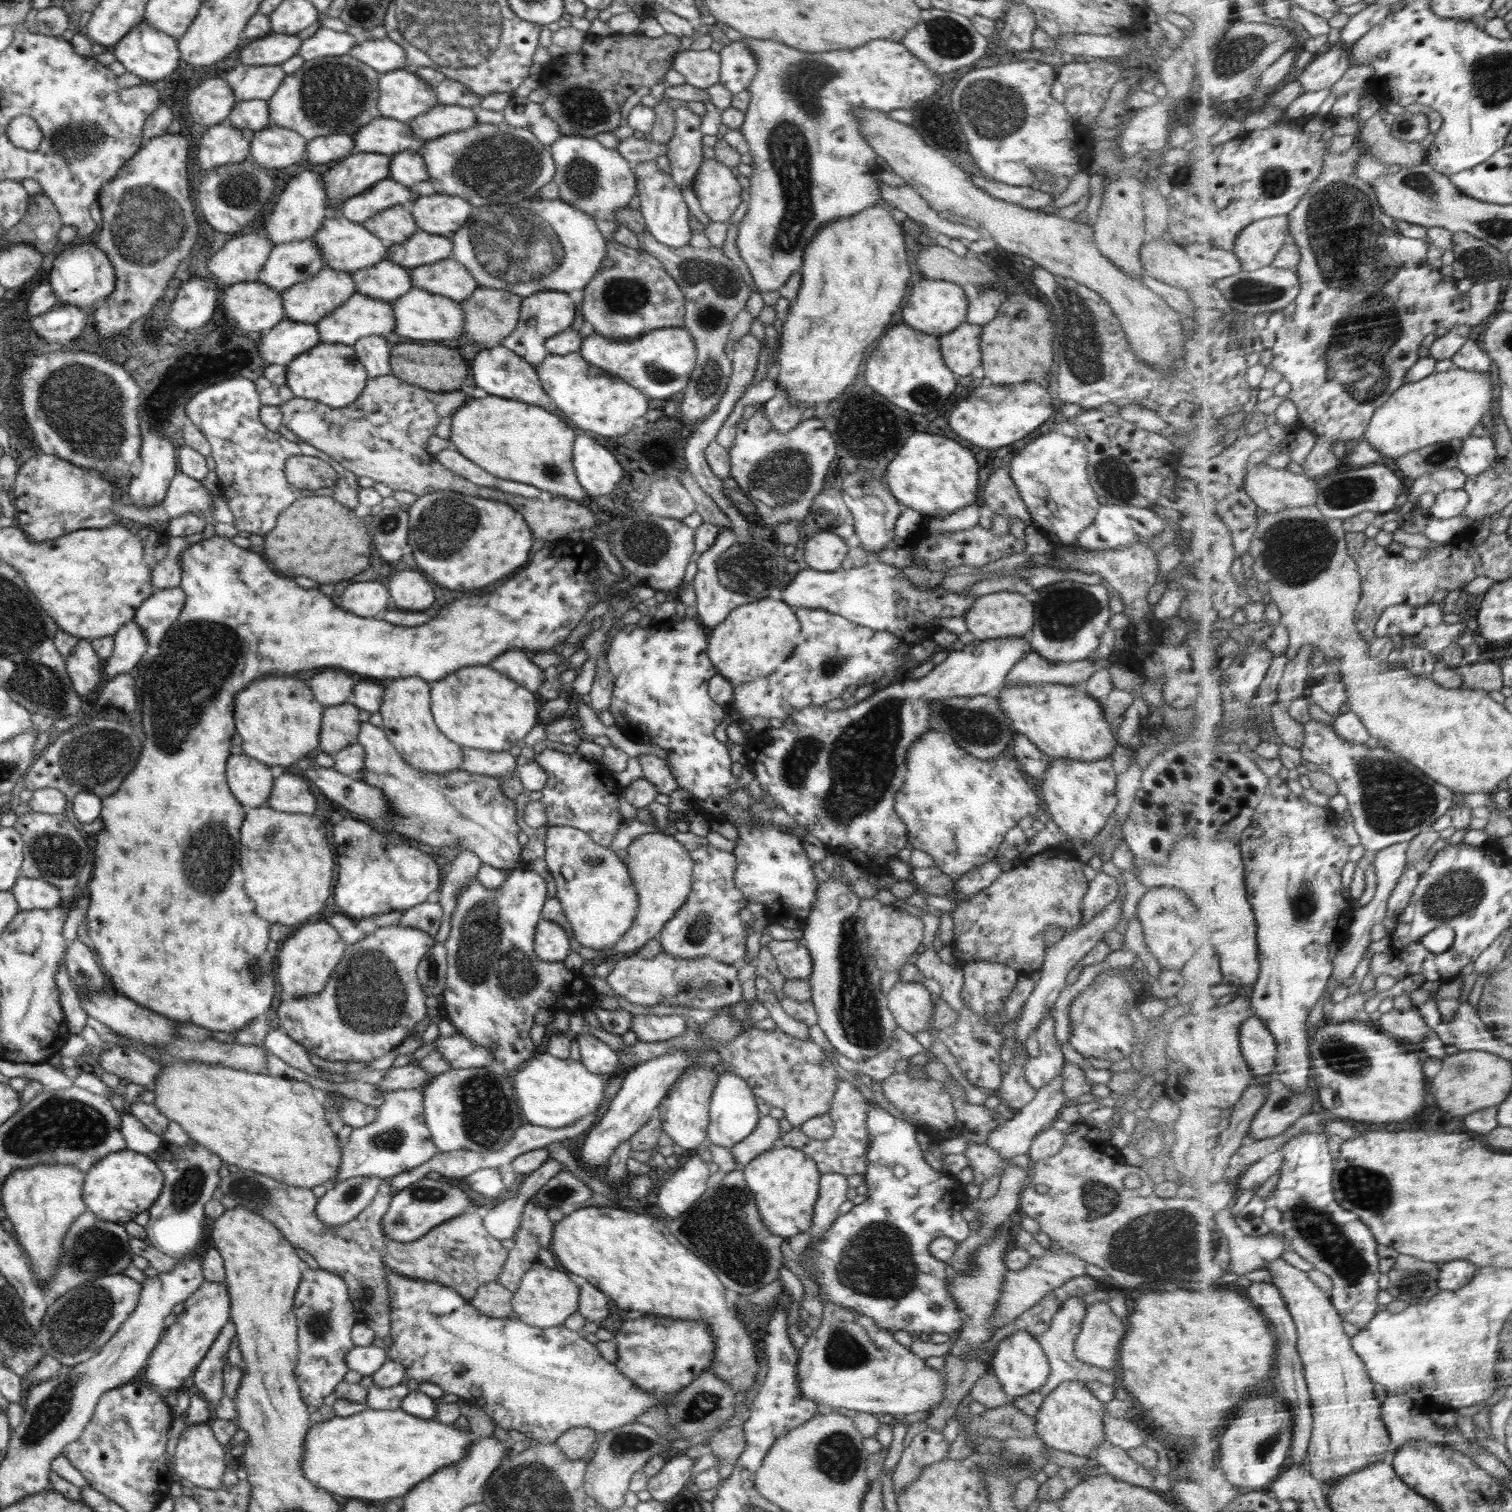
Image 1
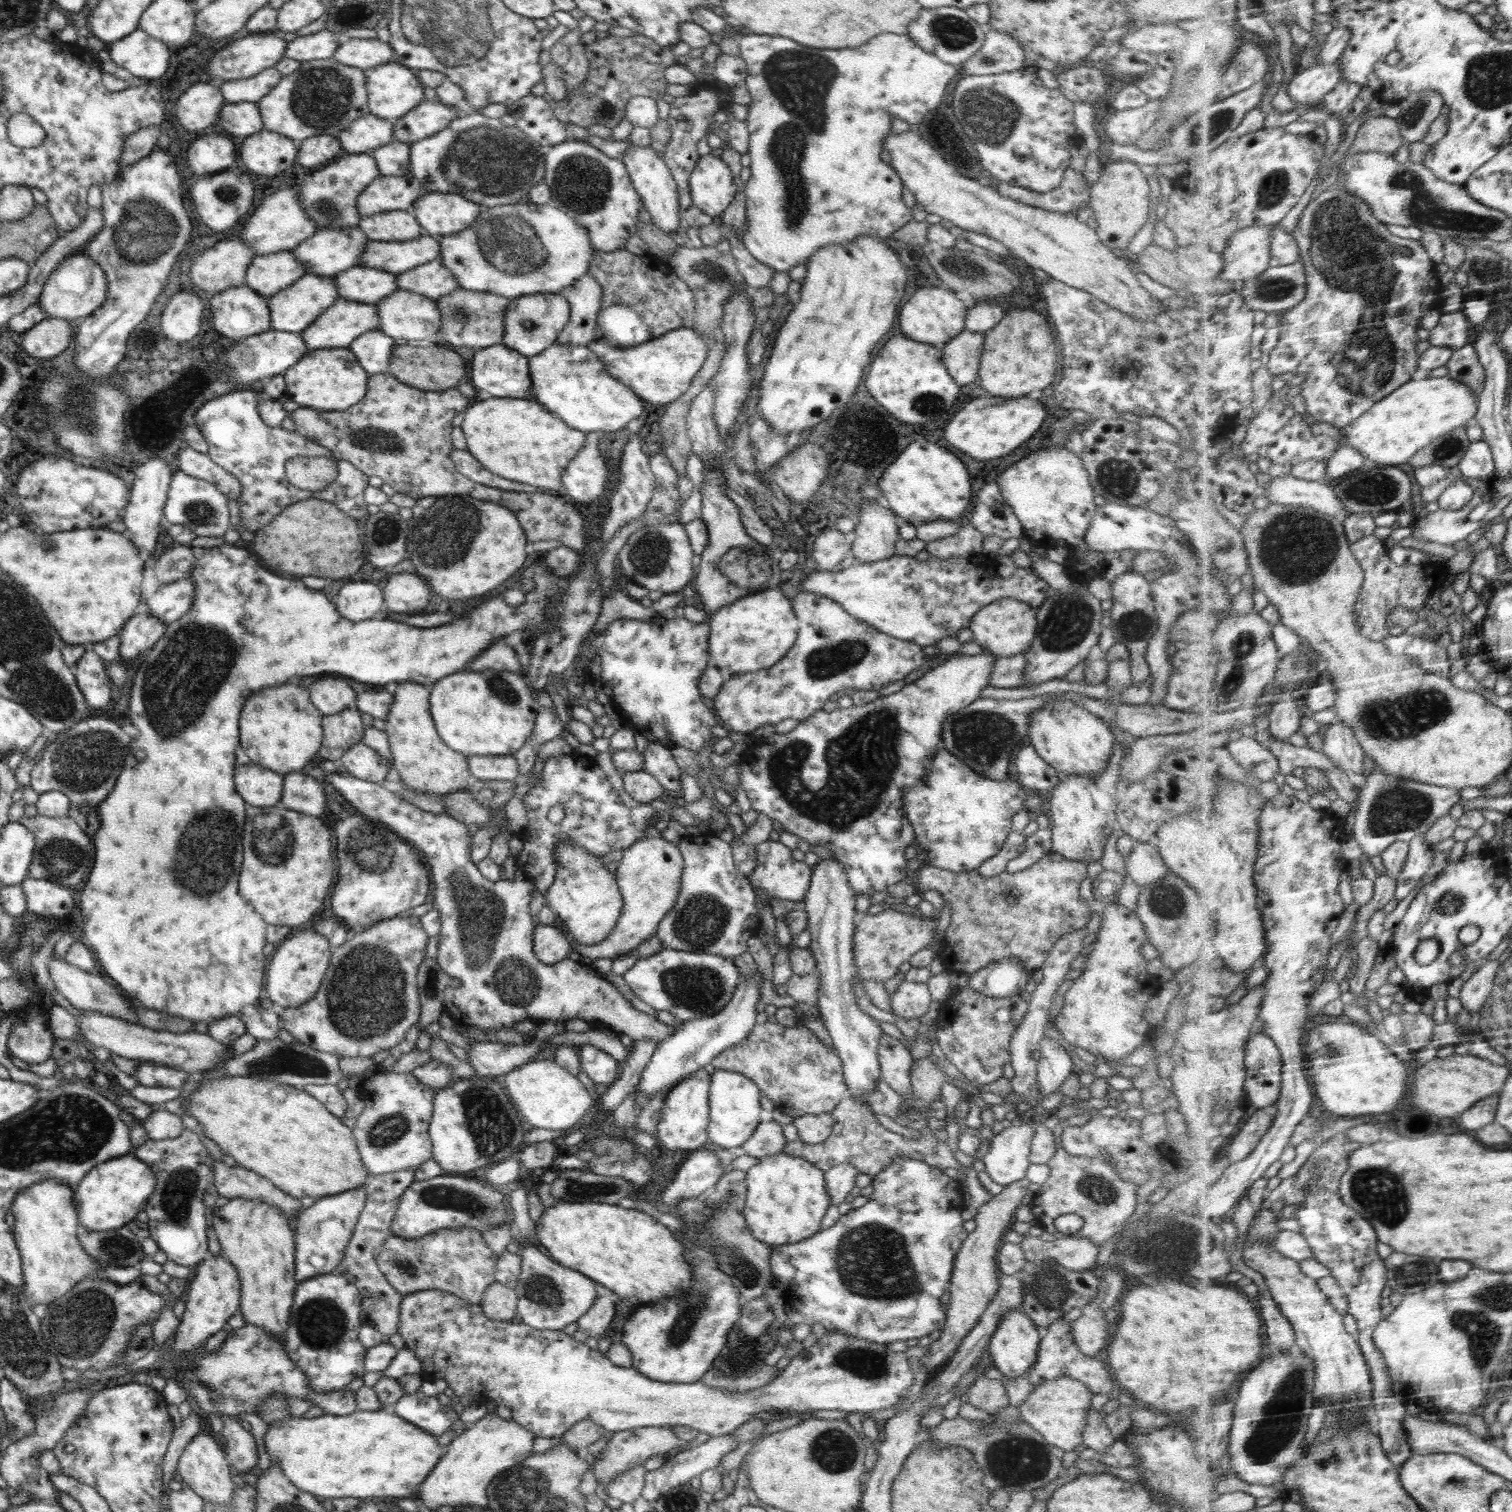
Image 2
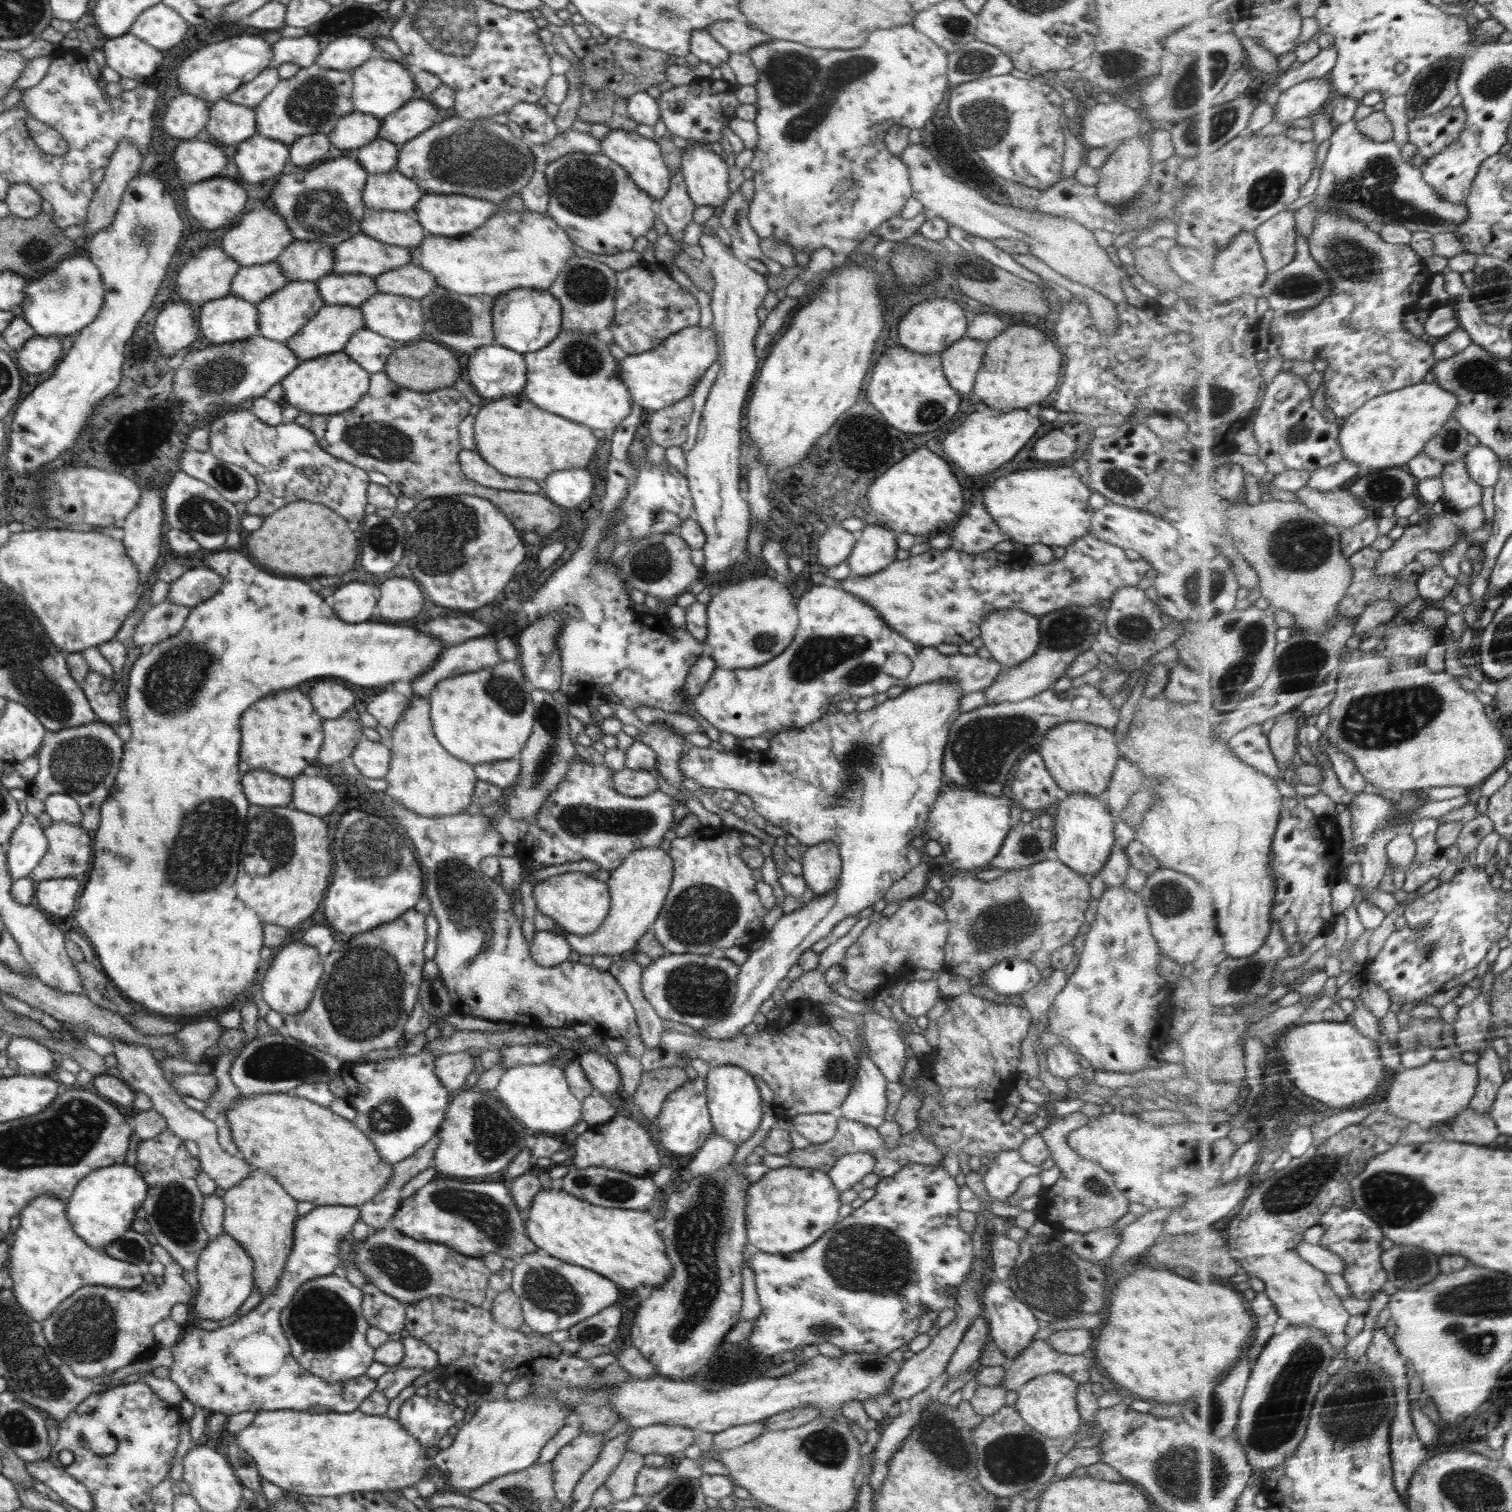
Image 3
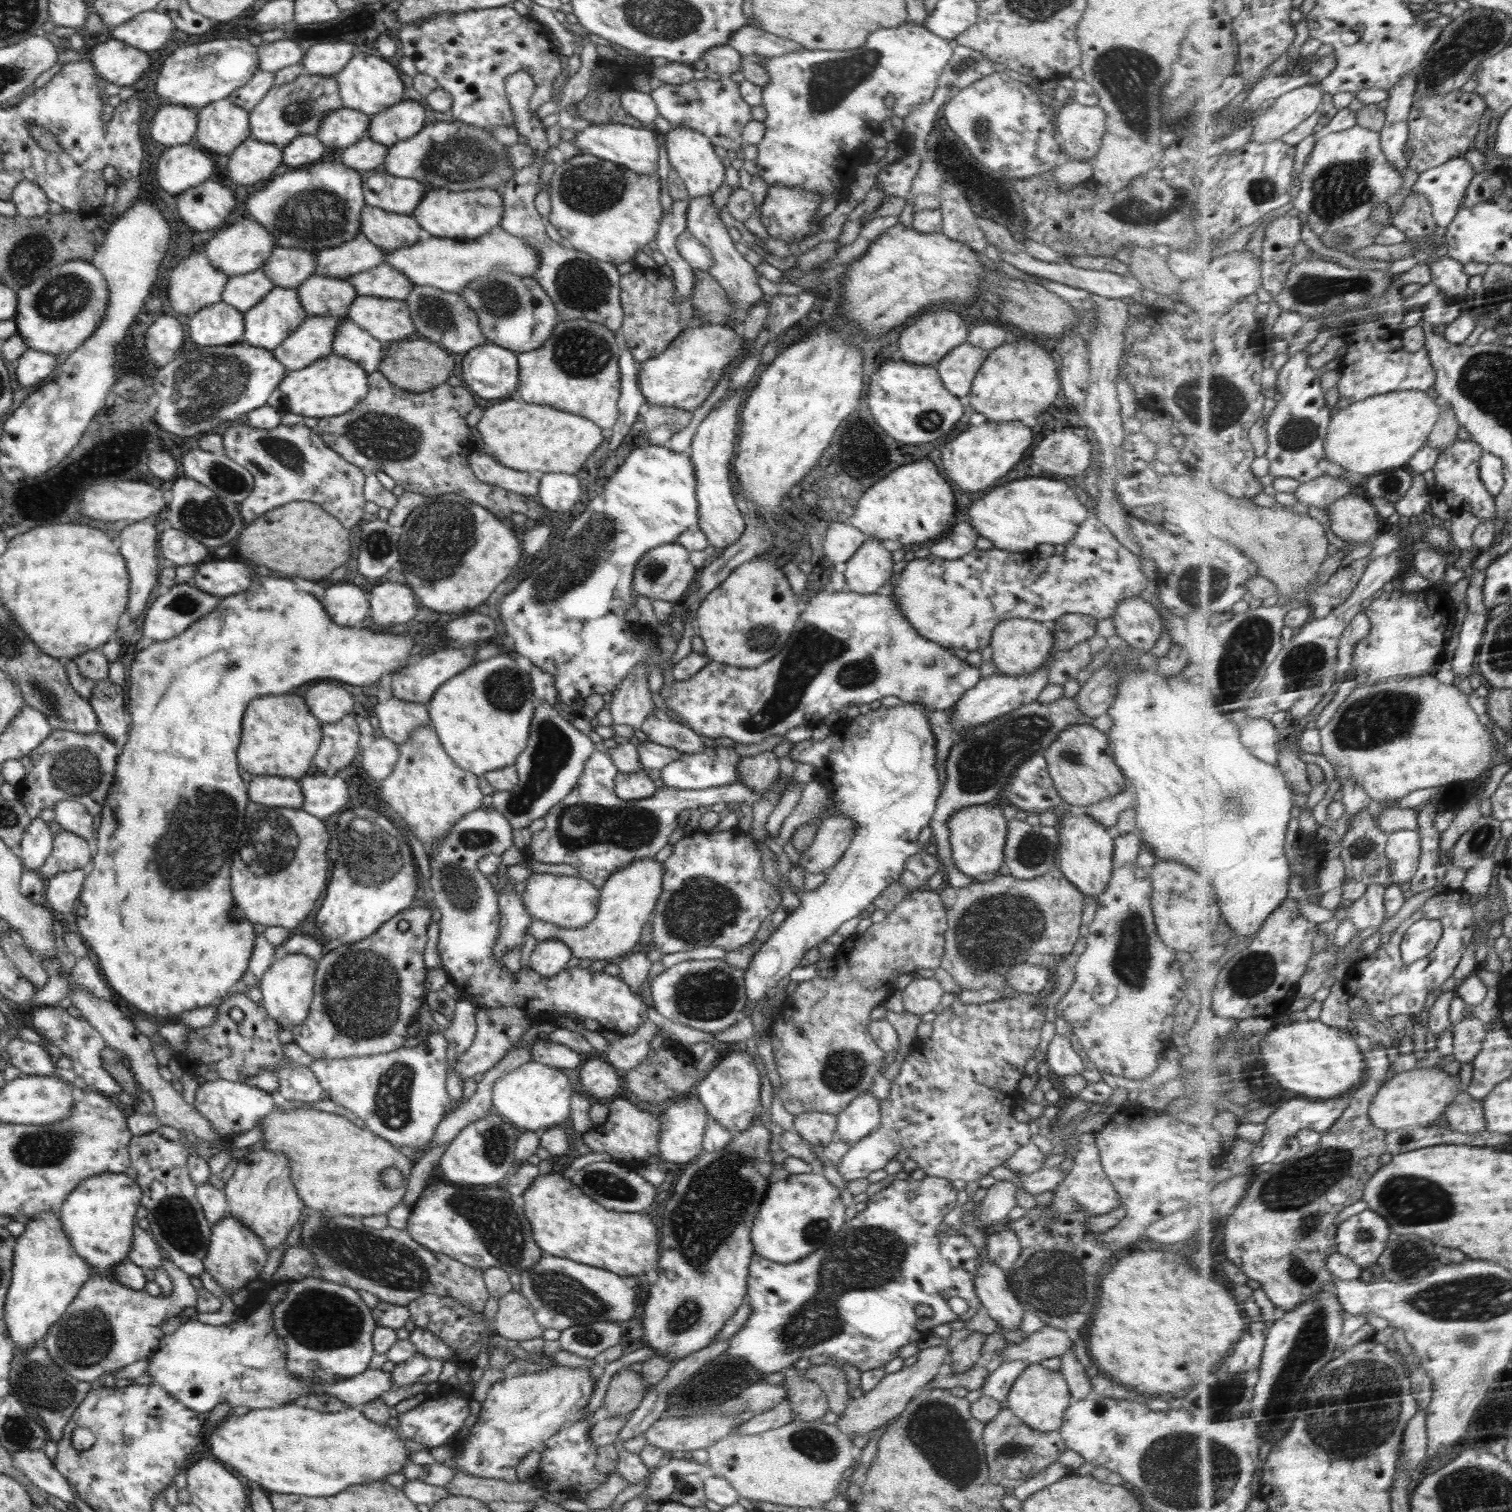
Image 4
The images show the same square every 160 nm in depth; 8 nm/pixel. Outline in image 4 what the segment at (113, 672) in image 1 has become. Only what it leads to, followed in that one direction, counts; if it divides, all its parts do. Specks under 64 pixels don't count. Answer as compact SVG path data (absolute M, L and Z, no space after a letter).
M176 584L171 589L163 591L163 594L152 602L152 606L146 612L141 632L145 638L152 638L156 642L177 637L193 622L206 616L220 601L220 596L202 592L194 584Z

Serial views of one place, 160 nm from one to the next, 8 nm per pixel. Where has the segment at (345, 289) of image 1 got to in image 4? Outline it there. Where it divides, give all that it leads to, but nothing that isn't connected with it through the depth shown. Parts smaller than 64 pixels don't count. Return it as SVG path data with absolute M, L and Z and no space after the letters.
M275 287L268 292L262 301L252 306L244 315L244 337L242 342L264 350L274 351L286 338L304 322L306 312L298 302L296 289Z

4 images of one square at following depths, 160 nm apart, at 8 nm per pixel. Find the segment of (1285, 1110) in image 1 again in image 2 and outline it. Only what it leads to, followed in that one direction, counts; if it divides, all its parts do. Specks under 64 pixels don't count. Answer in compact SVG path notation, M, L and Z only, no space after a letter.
M1277 1104L1258 1109L1243 1128L1229 1141L1232 1164L1238 1164L1252 1154L1268 1131L1274 1126L1279 1108Z

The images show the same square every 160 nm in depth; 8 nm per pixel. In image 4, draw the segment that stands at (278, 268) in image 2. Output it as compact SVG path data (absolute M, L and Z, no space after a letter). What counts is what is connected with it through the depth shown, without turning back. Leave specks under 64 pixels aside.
M259 269L248 274L229 276L220 300L244 315L274 288L274 284Z

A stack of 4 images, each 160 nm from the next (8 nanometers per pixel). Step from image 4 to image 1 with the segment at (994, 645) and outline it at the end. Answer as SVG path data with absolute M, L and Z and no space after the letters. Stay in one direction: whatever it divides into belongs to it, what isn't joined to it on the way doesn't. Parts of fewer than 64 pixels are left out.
M998 591L975 598L974 604L963 614L970 631L978 641L995 638L1024 637L1033 627L1033 597L1010 591Z

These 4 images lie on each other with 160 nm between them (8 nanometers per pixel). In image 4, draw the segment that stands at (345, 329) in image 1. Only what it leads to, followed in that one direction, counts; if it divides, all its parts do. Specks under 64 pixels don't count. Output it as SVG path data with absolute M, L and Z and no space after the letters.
M334 316L306 317L294 333L272 351L275 359L278 359L288 372L306 368L306 366L310 366L310 364L319 358L330 355L333 352L332 341L334 341L334 335L336 335L337 328L342 321L342 317Z

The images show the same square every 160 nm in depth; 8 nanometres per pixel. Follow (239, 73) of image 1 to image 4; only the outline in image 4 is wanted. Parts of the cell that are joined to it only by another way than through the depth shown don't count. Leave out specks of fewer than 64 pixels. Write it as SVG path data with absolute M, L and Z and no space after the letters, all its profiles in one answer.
M259 68L246 85L234 90L227 99L236 106L242 107L246 112L250 112L275 86L274 80L273 72L266 72Z

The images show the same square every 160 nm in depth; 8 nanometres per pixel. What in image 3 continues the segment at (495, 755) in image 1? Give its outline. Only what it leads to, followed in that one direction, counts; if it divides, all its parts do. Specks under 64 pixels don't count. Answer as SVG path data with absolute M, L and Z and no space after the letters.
M513 759L476 764L473 768L475 775L480 781L494 784L494 786L504 790L504 788L515 786L516 780L519 780L521 766L517 759Z

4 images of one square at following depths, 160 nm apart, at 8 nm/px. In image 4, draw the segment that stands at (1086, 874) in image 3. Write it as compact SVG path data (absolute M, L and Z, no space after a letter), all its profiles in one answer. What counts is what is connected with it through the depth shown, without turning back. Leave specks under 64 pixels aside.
M1063 811L1062 824L1058 824L1056 831L1060 836L1059 849L1057 850L1058 867L1062 874L1070 881L1072 886L1084 898L1094 898L1104 893L1108 886L1113 868L1113 839L1108 830L1081 812L1080 815Z

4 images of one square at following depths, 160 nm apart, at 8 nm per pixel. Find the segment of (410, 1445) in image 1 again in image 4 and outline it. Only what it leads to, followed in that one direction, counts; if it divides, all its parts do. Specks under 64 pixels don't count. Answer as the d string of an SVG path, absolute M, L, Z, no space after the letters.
M290 1402L284 1406L252 1408L242 1416L235 1416L230 1412L208 1436L210 1450L216 1460L242 1479L255 1482L272 1493L334 1496L348 1486L386 1481L390 1473L400 1474L409 1460L409 1451L400 1439L400 1433L391 1429L387 1423L375 1423L366 1418L360 1407L346 1407L343 1411L325 1413Z

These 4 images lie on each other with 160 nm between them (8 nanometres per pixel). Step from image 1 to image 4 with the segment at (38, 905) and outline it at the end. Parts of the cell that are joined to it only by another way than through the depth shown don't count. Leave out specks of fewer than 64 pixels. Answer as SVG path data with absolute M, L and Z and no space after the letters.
M84 869L55 874L46 881L45 905L50 912L71 912L80 897L87 872Z

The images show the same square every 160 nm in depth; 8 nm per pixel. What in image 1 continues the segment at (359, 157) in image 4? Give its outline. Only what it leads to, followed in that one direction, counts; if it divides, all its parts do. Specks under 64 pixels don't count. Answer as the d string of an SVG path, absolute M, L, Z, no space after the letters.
M403 150L390 156L389 177L402 186L411 187L428 178L424 159L416 150Z

